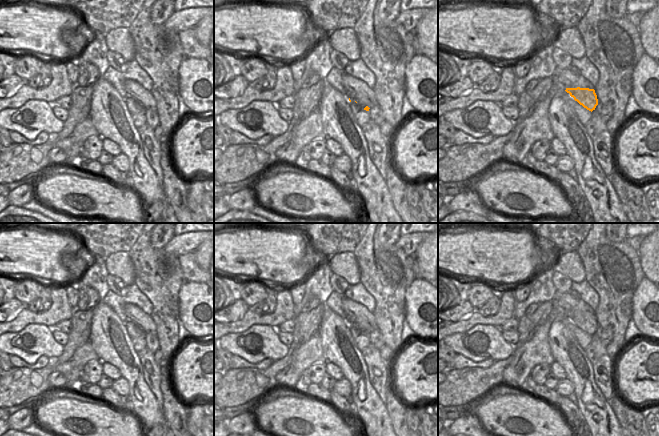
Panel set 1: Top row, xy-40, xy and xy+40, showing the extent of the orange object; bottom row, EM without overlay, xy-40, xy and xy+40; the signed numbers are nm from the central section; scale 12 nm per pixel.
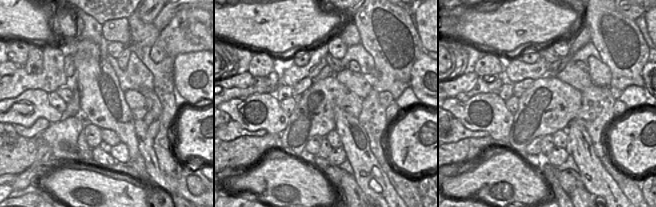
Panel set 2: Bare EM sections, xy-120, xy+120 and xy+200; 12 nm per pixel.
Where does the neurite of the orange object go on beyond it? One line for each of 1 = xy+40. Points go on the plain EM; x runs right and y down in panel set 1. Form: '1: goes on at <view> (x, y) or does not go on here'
1: does not go on here

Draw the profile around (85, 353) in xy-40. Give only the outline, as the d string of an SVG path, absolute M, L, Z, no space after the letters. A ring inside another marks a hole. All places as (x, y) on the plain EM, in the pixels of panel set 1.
M88 341L80 348L78 348L73 356L70 359L71 365L82 370L83 367L90 361L90 360L98 360L98 356L95 353L92 345Z

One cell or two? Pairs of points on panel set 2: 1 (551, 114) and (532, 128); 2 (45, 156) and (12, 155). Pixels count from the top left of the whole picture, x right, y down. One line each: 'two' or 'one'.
1: one
2: two

